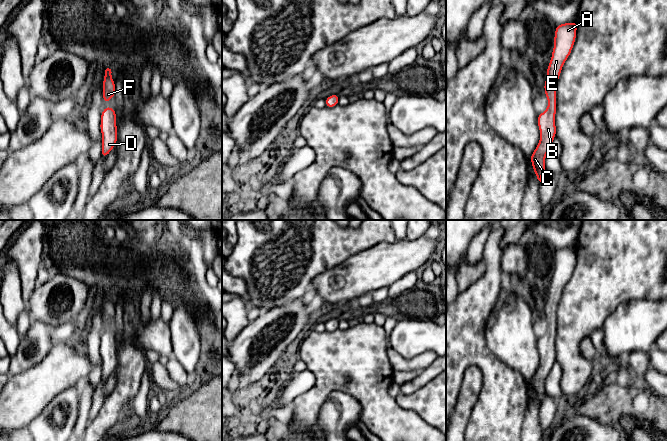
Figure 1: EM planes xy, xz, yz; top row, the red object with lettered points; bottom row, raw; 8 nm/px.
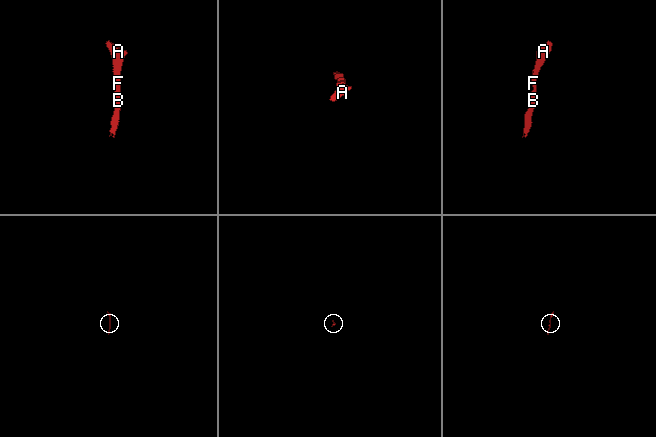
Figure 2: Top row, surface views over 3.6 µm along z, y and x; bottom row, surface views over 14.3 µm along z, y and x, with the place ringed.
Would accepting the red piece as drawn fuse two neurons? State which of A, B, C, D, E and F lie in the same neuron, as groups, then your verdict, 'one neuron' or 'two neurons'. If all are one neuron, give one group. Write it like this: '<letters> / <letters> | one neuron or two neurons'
A B C D E F | one neuron

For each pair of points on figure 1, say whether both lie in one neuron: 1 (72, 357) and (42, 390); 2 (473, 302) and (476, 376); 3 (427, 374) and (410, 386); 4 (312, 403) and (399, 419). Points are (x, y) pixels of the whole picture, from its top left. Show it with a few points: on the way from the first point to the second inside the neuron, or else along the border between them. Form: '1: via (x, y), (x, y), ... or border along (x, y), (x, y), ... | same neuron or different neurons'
1: via (64, 365), (47, 382) | same neuron
2: border along (472, 365), (475, 365), (481, 373), (481, 390) | different neurons
3: via (423, 378), (414, 385) | same neuron
4: via (332, 381), (342, 371), (349, 371), (377, 399) | same neuron

